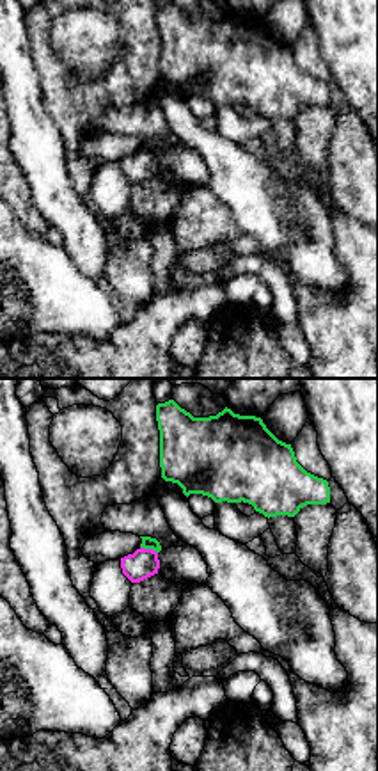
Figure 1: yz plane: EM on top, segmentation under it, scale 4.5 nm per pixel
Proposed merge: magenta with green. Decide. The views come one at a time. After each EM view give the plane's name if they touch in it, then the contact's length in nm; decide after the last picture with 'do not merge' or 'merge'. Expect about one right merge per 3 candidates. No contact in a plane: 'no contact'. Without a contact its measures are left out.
yz | 90 nm

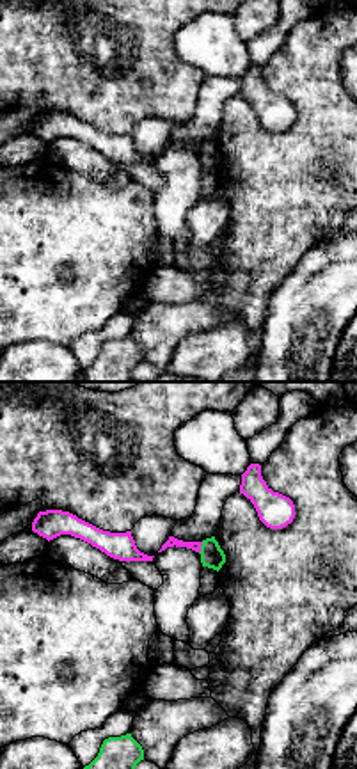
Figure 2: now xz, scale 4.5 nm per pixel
xz | 60 nm

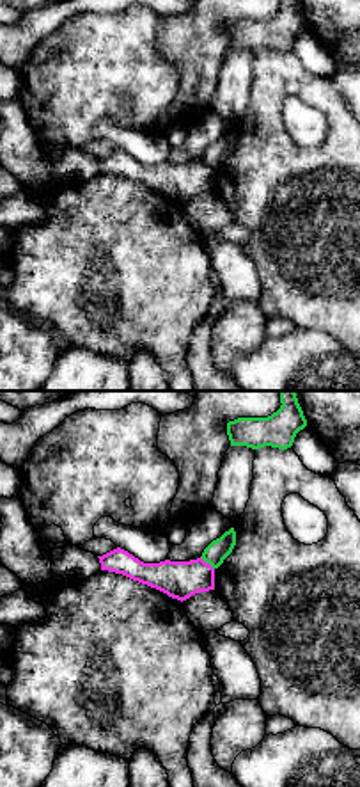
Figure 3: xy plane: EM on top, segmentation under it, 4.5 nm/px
xy | 90 nm

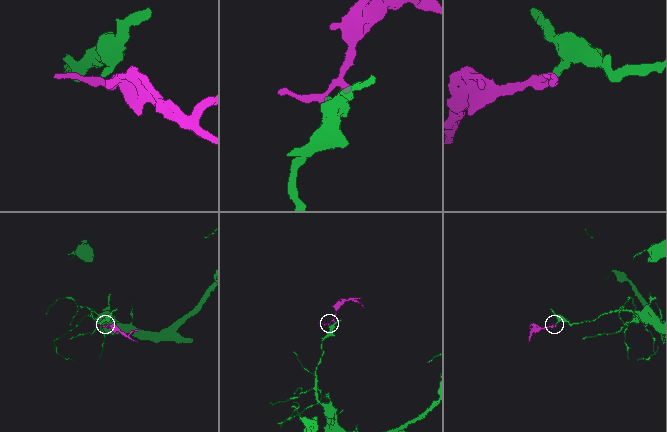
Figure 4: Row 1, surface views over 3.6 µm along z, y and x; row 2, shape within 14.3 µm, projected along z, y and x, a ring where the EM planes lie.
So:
do not merge

